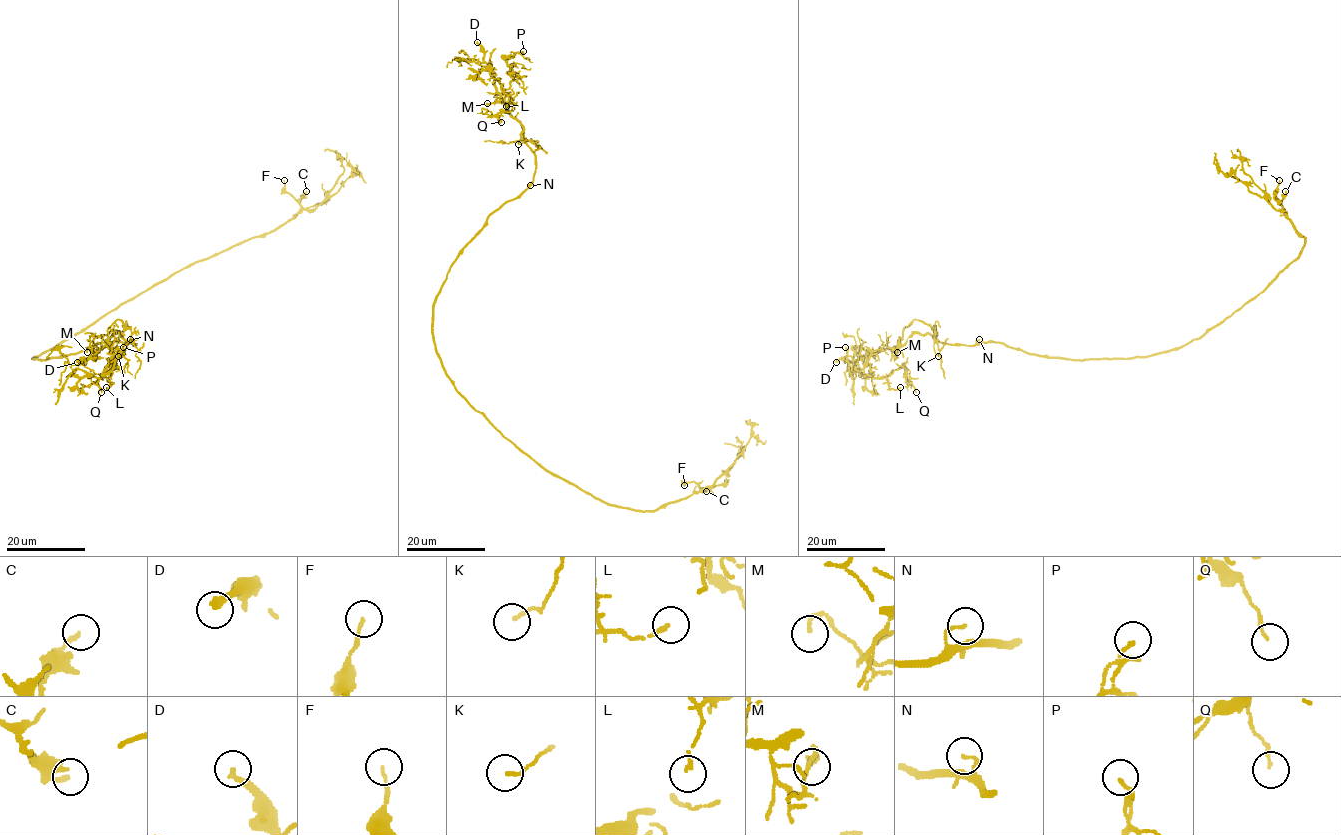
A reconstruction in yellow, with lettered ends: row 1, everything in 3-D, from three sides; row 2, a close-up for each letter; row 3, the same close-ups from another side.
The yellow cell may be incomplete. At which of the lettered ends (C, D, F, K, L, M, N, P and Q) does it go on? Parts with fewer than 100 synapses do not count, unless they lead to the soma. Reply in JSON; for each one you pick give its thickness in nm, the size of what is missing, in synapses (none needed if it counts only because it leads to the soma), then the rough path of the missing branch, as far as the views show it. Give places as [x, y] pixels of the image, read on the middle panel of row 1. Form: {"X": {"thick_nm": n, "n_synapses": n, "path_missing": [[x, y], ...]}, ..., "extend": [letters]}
{"D": {"thick_nm": 220}, "extend": ["D"]}

